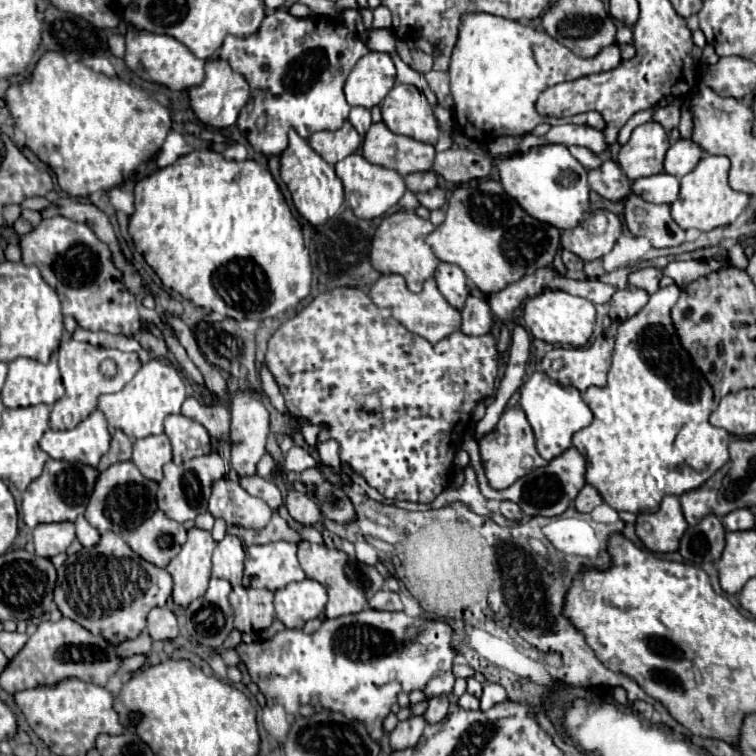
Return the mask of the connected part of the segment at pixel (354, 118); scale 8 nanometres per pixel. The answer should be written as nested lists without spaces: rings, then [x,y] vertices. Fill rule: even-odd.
[[[351,107],[349,113],[349,121],[353,123],[353,127],[357,129],[357,133],[363,137],[371,125],[371,111],[367,107]]]

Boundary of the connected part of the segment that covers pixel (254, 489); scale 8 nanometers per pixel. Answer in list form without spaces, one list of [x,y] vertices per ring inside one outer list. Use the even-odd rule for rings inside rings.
[[[241,477],[241,487],[251,493],[253,497],[259,497],[263,499],[273,511],[277,511],[281,505],[283,505],[283,497],[281,497],[281,491],[277,489],[275,483],[263,479],[263,477]]]

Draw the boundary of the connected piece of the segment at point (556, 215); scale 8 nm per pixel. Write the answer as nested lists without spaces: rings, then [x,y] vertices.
[[[565,145],[535,147],[525,155],[495,159],[501,185],[531,217],[555,225],[557,229],[573,229],[581,223],[589,209],[589,181],[585,167],[569,153]]]

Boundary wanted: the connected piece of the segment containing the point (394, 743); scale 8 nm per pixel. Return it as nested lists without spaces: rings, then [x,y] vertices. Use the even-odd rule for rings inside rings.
[[[409,717],[405,721],[401,721],[389,735],[391,741],[391,749],[399,751],[399,749],[409,749],[415,747],[421,733],[425,727],[425,719],[423,717]]]

